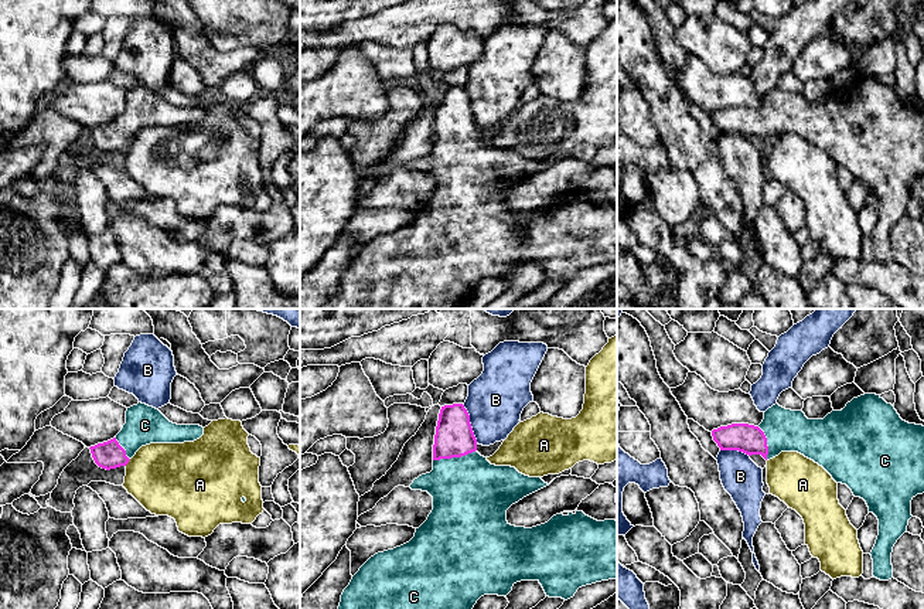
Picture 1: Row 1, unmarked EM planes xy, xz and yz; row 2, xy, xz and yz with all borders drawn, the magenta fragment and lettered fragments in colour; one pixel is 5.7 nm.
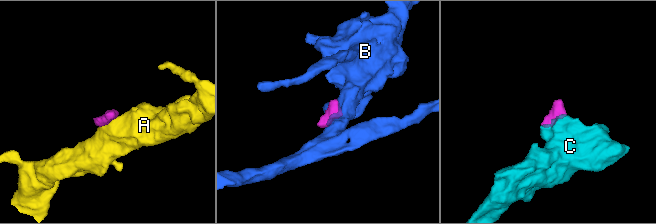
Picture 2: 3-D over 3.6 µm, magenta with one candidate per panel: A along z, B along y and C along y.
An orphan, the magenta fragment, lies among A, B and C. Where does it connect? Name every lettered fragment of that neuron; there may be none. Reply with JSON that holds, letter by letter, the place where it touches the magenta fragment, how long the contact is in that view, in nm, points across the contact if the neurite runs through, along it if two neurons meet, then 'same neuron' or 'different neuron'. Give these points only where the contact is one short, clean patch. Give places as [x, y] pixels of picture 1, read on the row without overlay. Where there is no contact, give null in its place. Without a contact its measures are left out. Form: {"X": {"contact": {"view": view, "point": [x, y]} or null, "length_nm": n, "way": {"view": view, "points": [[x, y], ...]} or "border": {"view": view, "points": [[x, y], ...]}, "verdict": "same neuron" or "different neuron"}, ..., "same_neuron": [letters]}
{"A": {"contact": {"view": "xy", "point": [128, 145]}, "length_nm": 50, "border": {"view": "xy", "points": [[130, 142], [125, 148]]}, "verdict": "different neuron"}, "B": {"contact": {"view": "xz", "point": [470, 106]}, "length_nm": 240, "border": {"view": "xz", "points": [[462, 87], [469, 98], [469, 105], [477, 125]]}, "verdict": "different neuron"}, "C": {"contact": {"view": "xz", "point": [454, 139]}, "length_nm": 260, "verdict": "same neuron"}, "same_neuron": ["C"]}

